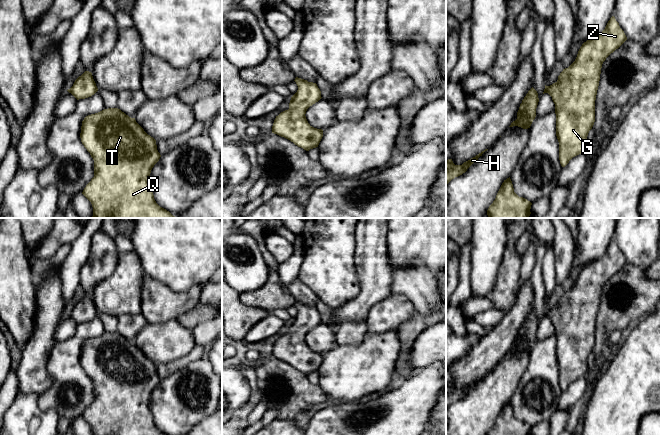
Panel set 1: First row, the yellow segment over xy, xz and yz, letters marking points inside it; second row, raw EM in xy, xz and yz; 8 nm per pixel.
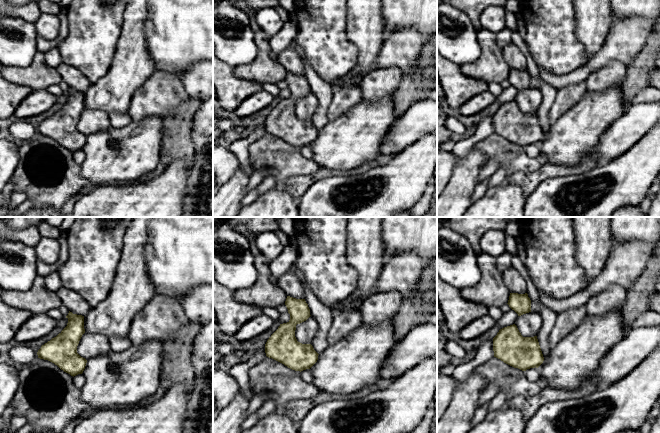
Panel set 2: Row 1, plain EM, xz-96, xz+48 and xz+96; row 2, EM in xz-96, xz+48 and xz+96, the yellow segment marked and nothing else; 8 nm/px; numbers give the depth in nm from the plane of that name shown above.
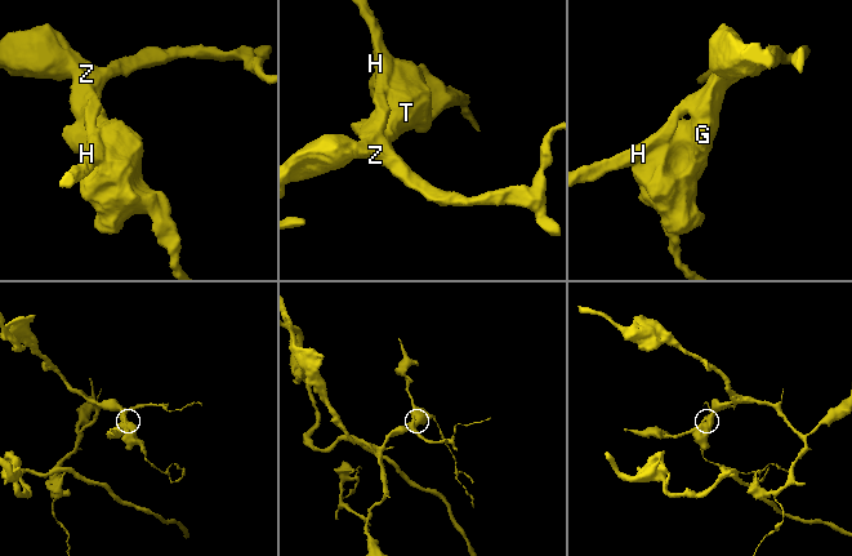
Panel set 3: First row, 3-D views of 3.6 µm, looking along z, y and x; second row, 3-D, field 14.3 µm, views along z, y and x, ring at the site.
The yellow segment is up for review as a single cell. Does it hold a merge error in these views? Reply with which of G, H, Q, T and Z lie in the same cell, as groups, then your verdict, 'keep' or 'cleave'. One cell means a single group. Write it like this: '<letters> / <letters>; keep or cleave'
G H Q T Z; keep

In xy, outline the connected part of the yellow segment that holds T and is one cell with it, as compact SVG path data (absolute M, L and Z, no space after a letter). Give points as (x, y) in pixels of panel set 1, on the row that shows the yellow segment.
M118 108L104 109L84 118L80 138L94 160L94 177L82 192L92 204L92 218L175 218L154 199L150 173L161 155L157 150L156 140L144 131L135 118L129 117Z

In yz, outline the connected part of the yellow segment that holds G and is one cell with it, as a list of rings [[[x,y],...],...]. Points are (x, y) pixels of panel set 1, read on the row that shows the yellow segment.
[[[612,16],[601,33],[582,44],[575,61],[568,68],[563,69],[558,80],[550,86],[545,85],[543,94],[548,93],[555,104],[556,136],[562,167],[588,148],[587,136],[595,122],[595,100],[602,64],[626,40],[624,31]]]

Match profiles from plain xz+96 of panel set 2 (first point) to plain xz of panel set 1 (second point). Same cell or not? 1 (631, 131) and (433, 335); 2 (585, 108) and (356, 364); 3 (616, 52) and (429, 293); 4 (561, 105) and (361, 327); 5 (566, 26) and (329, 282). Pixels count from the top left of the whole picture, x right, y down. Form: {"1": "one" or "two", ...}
{"1": "one", "2": "one", "3": "one", "4": "one", "5": "one"}

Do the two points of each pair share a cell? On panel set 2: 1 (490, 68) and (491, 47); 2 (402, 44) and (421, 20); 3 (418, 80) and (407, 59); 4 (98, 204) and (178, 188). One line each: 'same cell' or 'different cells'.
1: same cell
2: different cells
3: different cells
4: same cell

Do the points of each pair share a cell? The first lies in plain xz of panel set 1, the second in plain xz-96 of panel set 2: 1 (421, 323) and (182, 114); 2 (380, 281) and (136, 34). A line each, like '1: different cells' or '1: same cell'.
1: same cell
2: same cell

